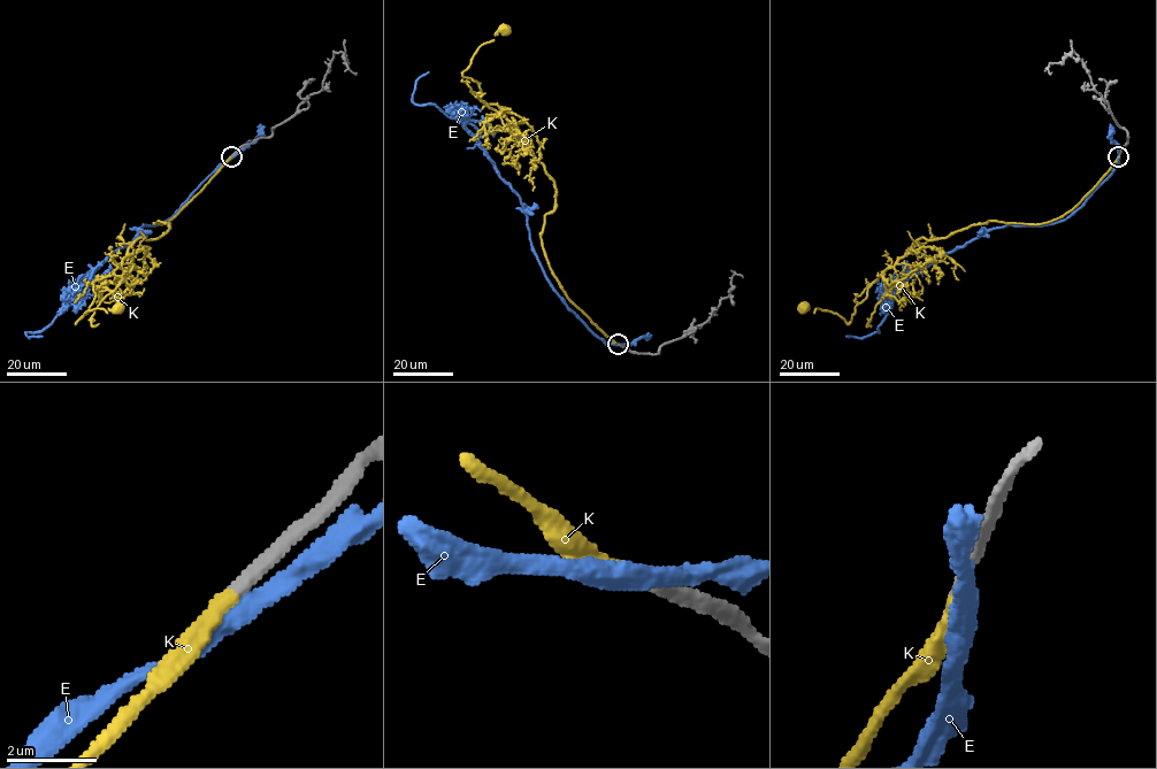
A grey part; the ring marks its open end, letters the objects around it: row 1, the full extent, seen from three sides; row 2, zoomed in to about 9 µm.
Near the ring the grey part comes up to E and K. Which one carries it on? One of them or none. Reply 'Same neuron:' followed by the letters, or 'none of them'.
Same neuron: K

